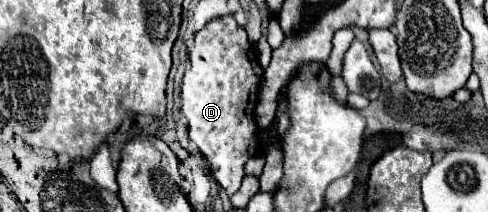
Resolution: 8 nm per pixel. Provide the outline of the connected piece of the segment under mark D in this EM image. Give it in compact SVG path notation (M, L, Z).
M232 16L208 22L198 34L190 54L190 68L182 80L182 112L188 118L190 140L210 164L216 182L232 196L244 178L244 164L260 152L254 108L258 102L262 68L244 28Z

